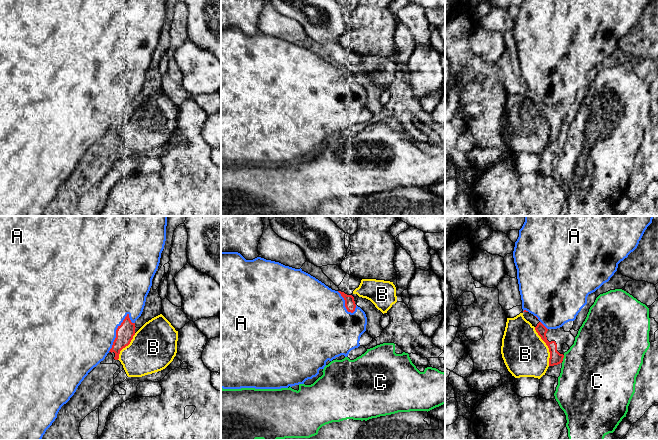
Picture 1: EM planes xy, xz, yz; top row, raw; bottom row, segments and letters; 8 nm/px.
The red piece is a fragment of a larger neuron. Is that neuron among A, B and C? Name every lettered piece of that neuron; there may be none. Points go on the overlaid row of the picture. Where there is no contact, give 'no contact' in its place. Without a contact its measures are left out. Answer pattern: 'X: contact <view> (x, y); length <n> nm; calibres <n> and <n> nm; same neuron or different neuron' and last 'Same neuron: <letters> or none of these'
A: contact xy (116, 332); length 360 nm; calibres 140 and 500 nm; same neuron
B: contact yz (547, 345); length 340 nm; calibres 100 and 360 nm; different neuron
C: contact yz (563, 357); length 50 nm; calibres 100 and 480 nm; different neuron
Same neuron: A

